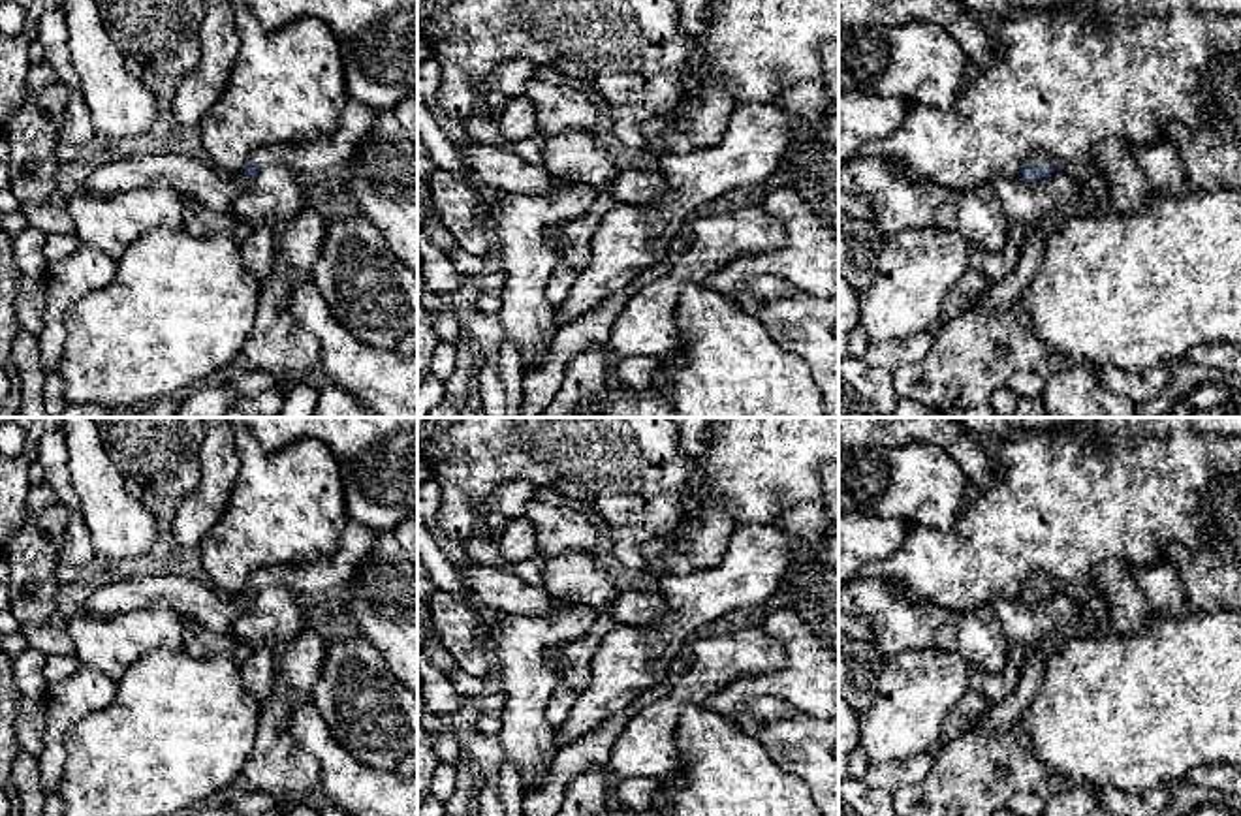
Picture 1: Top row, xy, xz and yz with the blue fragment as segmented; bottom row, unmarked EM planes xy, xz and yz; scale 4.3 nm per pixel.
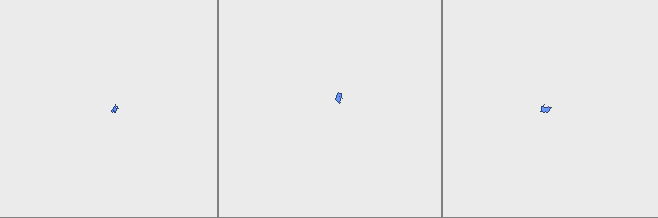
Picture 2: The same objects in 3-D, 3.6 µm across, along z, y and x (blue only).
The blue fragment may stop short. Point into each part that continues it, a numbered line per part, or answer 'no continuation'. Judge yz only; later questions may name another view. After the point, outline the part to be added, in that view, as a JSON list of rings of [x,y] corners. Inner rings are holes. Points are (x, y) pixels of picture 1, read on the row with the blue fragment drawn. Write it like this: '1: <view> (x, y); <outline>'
1: yz (1038, 158); [[[1036,150],[1034,154],[1030,154],[1027,158],[1029,164],[1034,164],[1034,165],[1047,165],[1047,164],[1057,164],[1057,160],[1042,150]]]

